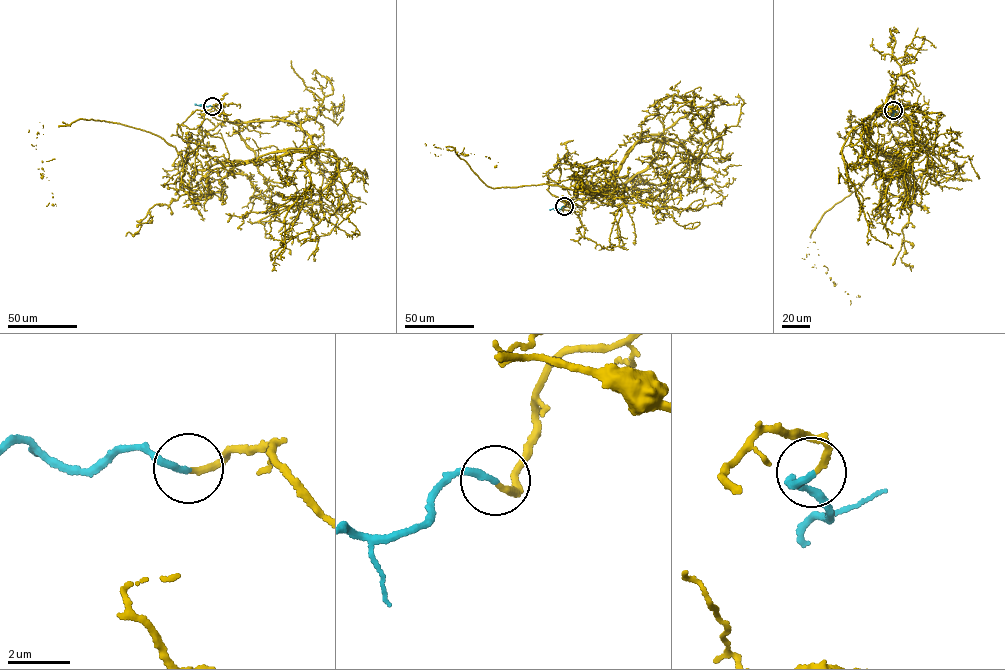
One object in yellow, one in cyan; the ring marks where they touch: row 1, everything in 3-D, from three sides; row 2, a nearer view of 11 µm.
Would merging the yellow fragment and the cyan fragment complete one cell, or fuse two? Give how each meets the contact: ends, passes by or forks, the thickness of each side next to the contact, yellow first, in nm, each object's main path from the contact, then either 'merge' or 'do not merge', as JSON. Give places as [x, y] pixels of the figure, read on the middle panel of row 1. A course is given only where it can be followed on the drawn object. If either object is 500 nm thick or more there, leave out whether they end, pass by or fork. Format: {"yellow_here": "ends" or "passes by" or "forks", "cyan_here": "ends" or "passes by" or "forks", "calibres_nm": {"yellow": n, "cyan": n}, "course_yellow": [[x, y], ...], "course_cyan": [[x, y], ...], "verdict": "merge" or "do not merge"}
{"yellow_here": "ends", "cyan_here": "ends", "calibres_nm": {"yellow": 190, "cyan": 240}, "course_yellow": [[564, 207], [644, 170], [659, 143], [637, 142], [591, 194], [494, 188], [453, 148], [438, 156], [496, 167]], "course_cyan": [[564, 206], [550, 210]], "verdict": "merge"}

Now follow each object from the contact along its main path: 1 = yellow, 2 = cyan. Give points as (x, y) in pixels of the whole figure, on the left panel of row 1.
1: (212, 106), (237, 124), (287, 120), (314, 146), (198, 169), (158, 136), (79, 118), (36, 138), (53, 206)
2: (212, 106), (195, 105)

